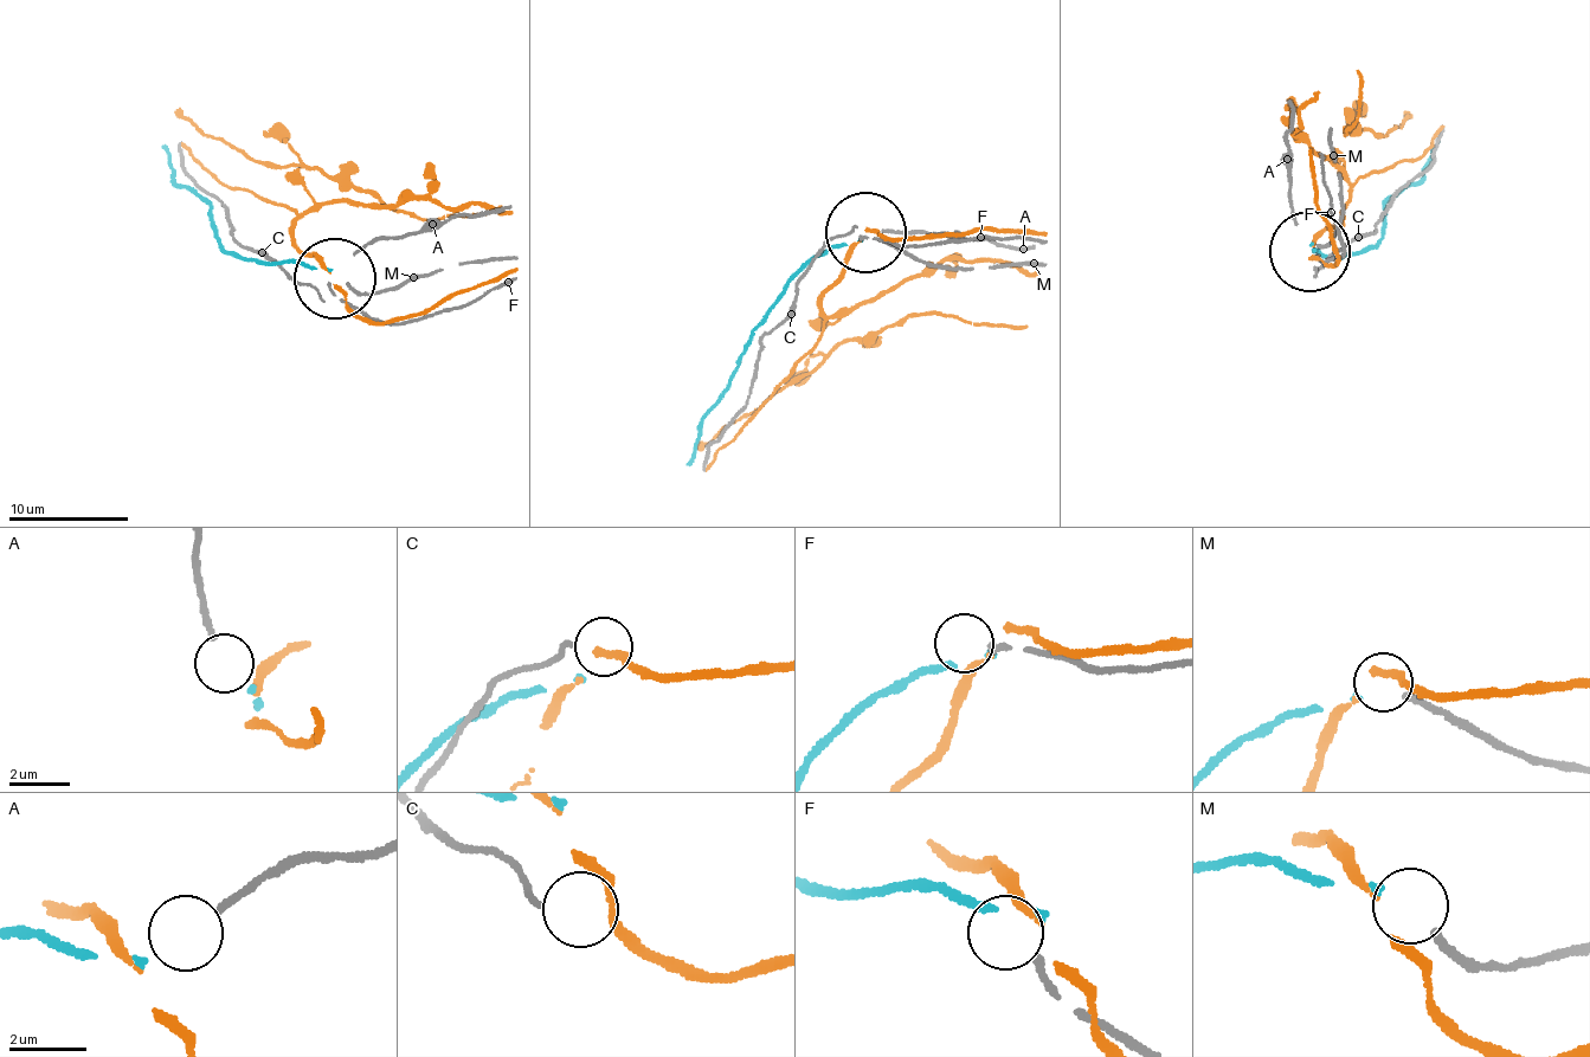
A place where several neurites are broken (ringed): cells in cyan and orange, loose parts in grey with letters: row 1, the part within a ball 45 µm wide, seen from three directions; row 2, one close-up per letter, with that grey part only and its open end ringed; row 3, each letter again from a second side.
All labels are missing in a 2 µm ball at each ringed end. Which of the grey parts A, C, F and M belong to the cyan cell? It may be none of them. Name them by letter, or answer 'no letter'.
M

